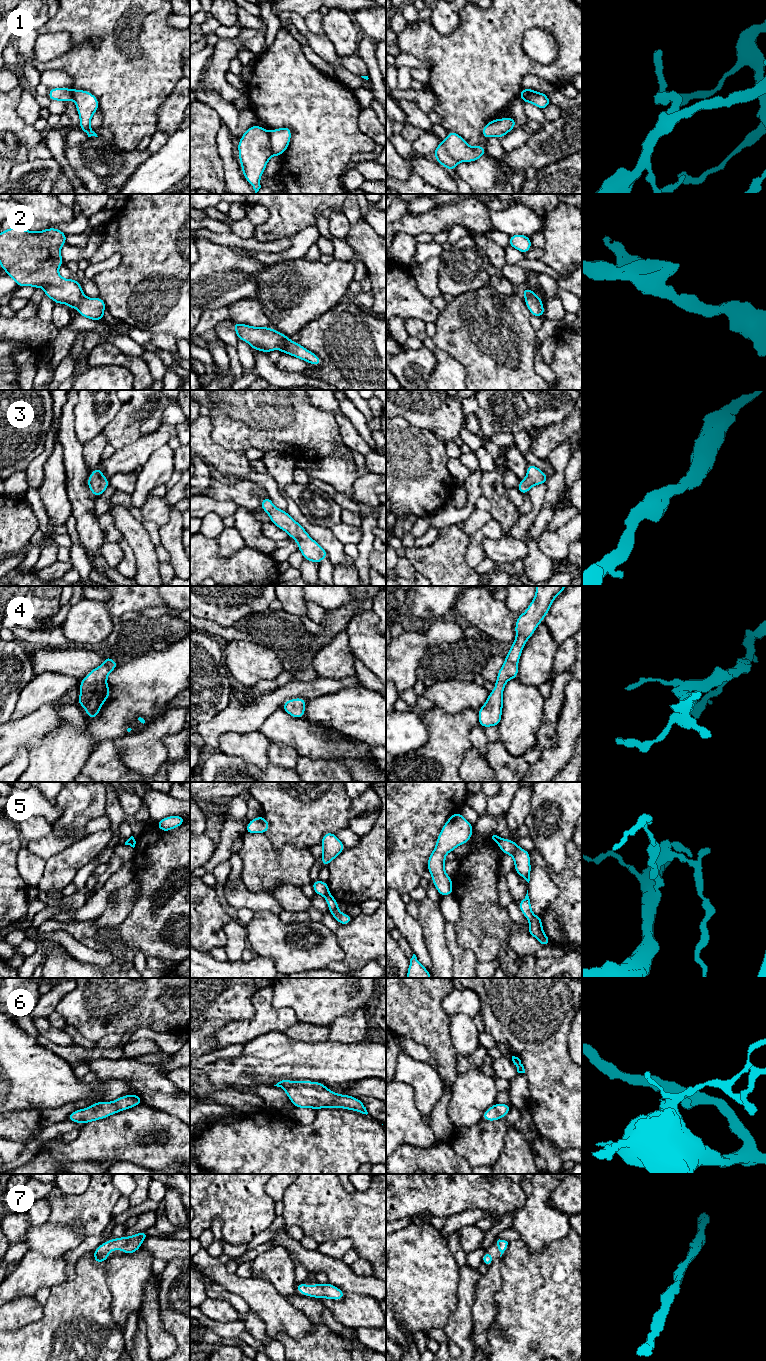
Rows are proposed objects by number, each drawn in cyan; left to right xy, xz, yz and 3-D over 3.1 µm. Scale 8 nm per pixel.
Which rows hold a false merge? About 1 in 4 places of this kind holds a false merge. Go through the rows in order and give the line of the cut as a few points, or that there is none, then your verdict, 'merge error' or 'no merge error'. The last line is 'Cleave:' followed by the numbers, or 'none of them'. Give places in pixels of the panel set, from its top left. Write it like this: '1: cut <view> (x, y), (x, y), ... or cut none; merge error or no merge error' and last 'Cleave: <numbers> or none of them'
1: cut xz (268, 132), (271, 152), (273, 154); merge error
2: cut none; no merge error
3: cut none; no merge error
4: cut none; no merge error
5: cut xz (329, 894), (325, 897); merge error
6: cut none; no merge error
7: cut none; no merge error
Cleave: 1, 5

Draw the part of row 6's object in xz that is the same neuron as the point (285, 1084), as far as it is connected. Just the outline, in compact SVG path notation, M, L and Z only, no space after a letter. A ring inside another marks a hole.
M282 1080L274 1086L285 1090L295 1108L312 1108L315 1110L321 1108L344 1108L368 1114L362 1101L347 1094L339 1095L328 1089L321 1082Z

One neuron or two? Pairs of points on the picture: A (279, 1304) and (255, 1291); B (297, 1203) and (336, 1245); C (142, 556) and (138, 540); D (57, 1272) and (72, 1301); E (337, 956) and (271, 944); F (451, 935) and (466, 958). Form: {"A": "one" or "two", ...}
{"A": "one", "B": "two", "C": "one", "D": "two", "E": "one", "F": "one"}

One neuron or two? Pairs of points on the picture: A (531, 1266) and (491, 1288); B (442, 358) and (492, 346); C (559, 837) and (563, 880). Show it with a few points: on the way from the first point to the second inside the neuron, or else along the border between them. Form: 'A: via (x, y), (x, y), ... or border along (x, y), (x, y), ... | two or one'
A: border along (501, 1259), (501, 1287), (495, 1293), (495, 1306) | two
B: border along (436, 347), (452, 355), (464, 367), (466, 375) | two
C: border along (567, 847), (565, 866), (555, 873) | two

